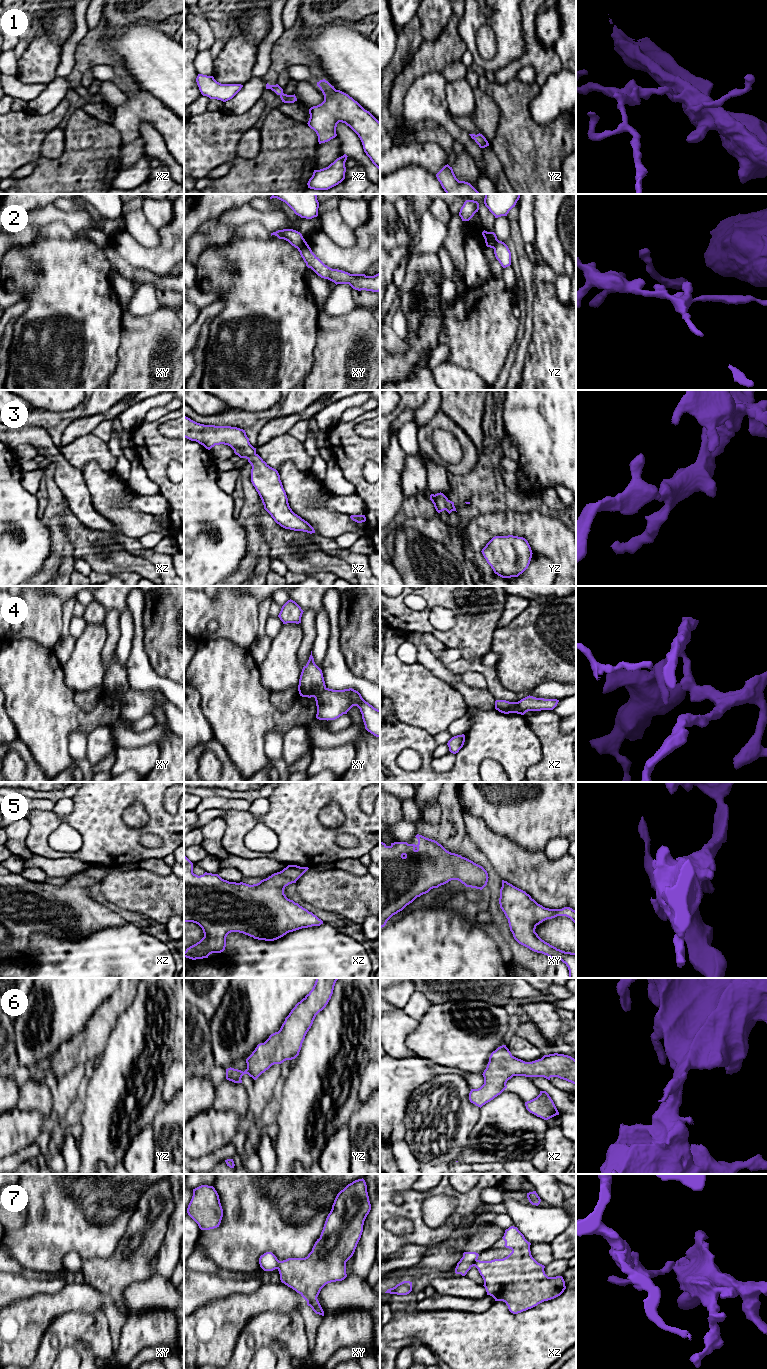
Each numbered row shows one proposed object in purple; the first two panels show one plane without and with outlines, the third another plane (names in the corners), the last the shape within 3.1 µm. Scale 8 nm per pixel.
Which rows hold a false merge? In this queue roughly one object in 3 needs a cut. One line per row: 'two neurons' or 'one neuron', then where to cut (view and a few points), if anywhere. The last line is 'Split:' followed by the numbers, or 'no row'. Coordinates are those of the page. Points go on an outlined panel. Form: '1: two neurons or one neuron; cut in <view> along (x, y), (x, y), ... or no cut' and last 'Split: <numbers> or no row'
1: one neuron; no cut
2: two neurons; cut in xy along (305, 241), (297, 248)
3: one neuron; no cut
4: two neurons; cut in xy along (325, 687), (314, 697)
5: one neuron; no cut
6: one neuron; no cut
7: two neurons; cut in xy along (280, 1261), (277, 1268)
Split: 2, 4, 7

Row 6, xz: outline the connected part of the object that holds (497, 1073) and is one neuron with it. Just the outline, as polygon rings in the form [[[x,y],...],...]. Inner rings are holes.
[[[502,1045],[491,1053],[487,1067],[482,1075],[484,1084],[478,1089],[471,1089],[469,1093],[470,1102],[480,1108],[500,1095],[507,1088],[507,1081],[513,1076],[544,1077],[548,1080],[551,1077],[558,1077],[576,1084],[576,1060],[568,1055],[554,1053],[544,1055],[541,1059],[532,1062],[525,1062],[514,1057],[506,1045]]]

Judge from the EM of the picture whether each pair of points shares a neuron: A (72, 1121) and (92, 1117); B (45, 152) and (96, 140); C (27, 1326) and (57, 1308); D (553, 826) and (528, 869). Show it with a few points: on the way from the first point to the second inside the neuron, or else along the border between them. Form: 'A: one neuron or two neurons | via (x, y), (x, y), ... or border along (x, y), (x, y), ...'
A: two neurons | border along (86, 1096), (81, 1118), (82, 1135), (78, 1140)
B: two neurons | border along (64, 129), (64, 150), (57, 157), (43, 158)
C: one neuron | via (34, 1319), (45, 1308), (50, 1308)
D: two neurons | border along (516, 843), (530, 850), (543, 850)

